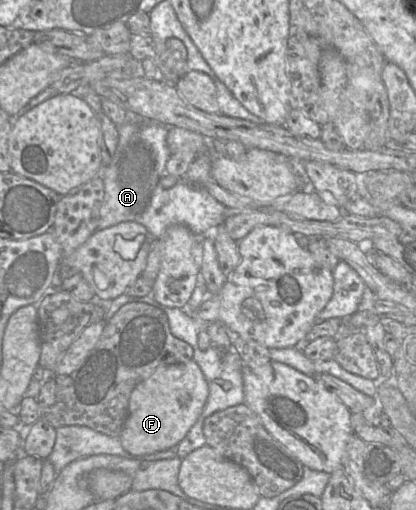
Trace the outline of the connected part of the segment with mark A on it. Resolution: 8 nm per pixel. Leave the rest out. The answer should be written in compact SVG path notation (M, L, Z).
M128 109L127 122L117 126L118 141L110 164L101 170L104 182L105 195L100 209L98 230L119 224L121 222L137 222L149 231L153 239L161 238L164 232L174 224L187 226L196 236L209 235L216 227L222 224L231 215L238 214L245 209L229 209L212 197L202 186L196 182L180 181L171 188L164 188L160 179L165 176L166 164L170 157L167 144L169 126L155 120L145 120Z

